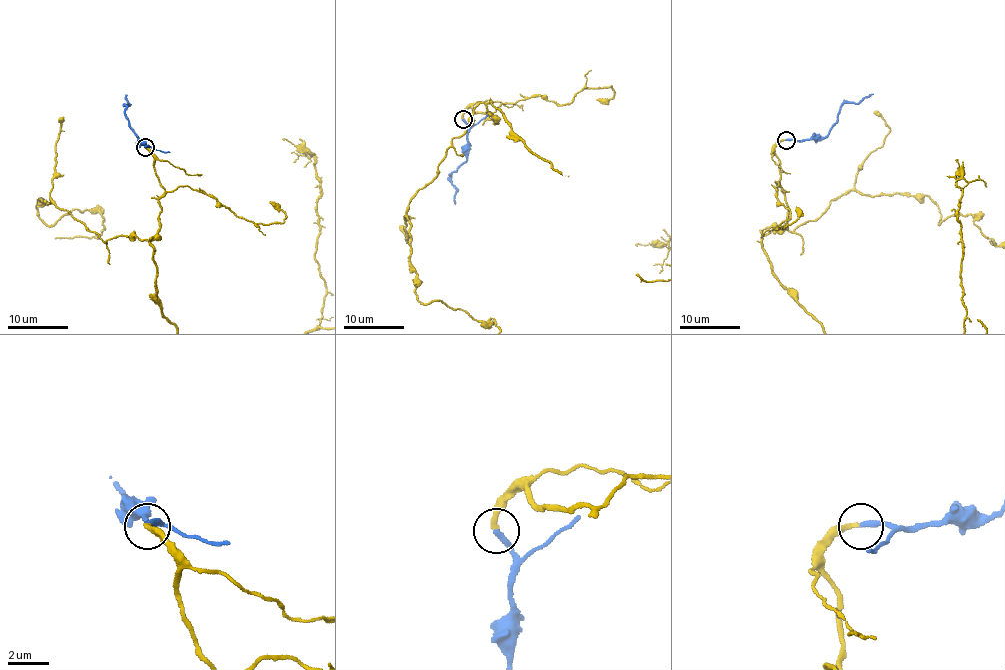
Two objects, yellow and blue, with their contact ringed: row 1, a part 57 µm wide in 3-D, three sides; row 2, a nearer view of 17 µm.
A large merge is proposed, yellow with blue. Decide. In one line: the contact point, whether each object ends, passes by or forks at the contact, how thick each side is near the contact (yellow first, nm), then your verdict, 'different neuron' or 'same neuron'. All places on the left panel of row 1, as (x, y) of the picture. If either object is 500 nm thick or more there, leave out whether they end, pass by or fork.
at (145, 147); yellow ends there; blue ends there; 240 nm thick on the yellow side, 280 nm on the other; same neuron

